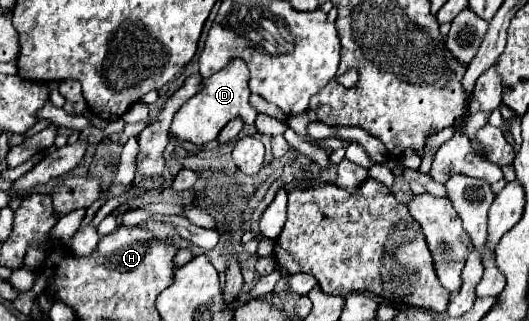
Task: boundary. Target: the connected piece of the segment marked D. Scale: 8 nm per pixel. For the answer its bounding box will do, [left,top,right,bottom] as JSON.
[170,62,258,146]

